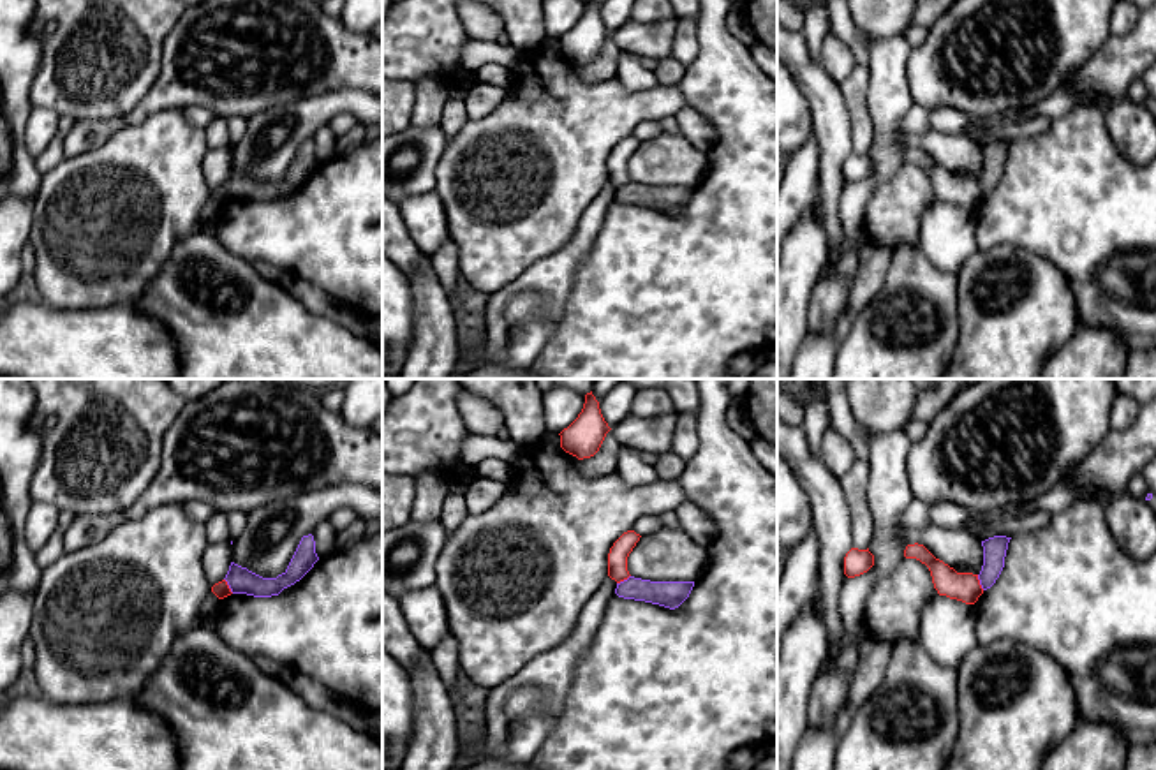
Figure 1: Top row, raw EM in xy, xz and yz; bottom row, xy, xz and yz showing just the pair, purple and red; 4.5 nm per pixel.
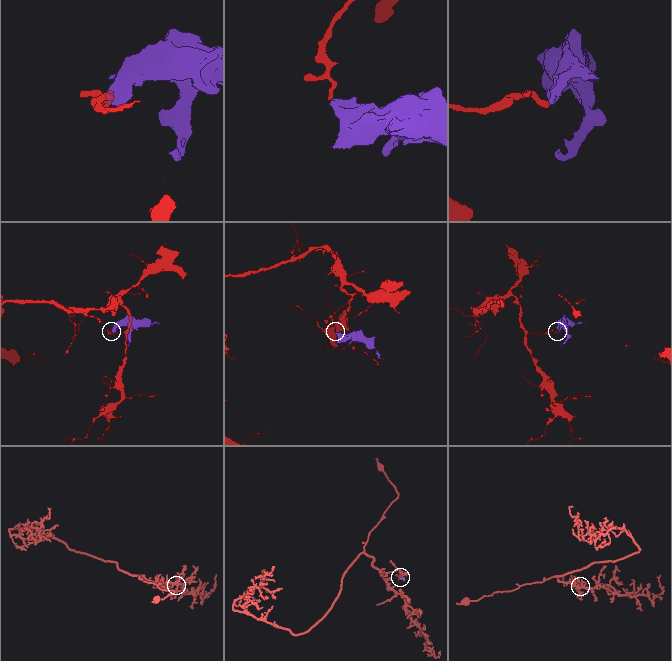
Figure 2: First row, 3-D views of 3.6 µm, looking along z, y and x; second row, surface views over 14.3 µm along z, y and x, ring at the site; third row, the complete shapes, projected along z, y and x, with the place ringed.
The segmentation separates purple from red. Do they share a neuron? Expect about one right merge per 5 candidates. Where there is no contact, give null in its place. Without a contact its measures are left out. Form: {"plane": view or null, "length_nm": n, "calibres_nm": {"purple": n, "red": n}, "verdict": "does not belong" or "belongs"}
{"plane": "yz", "length_nm": 80, "calibres_nm": {"purple": 110, "red": 130}, "verdict": "does not belong"}

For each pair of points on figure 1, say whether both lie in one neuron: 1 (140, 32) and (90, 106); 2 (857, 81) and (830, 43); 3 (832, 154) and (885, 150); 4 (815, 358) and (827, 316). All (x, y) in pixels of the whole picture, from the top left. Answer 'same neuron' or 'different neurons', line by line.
1: same neuron
2: different neurons
3: different neurons
4: different neurons

